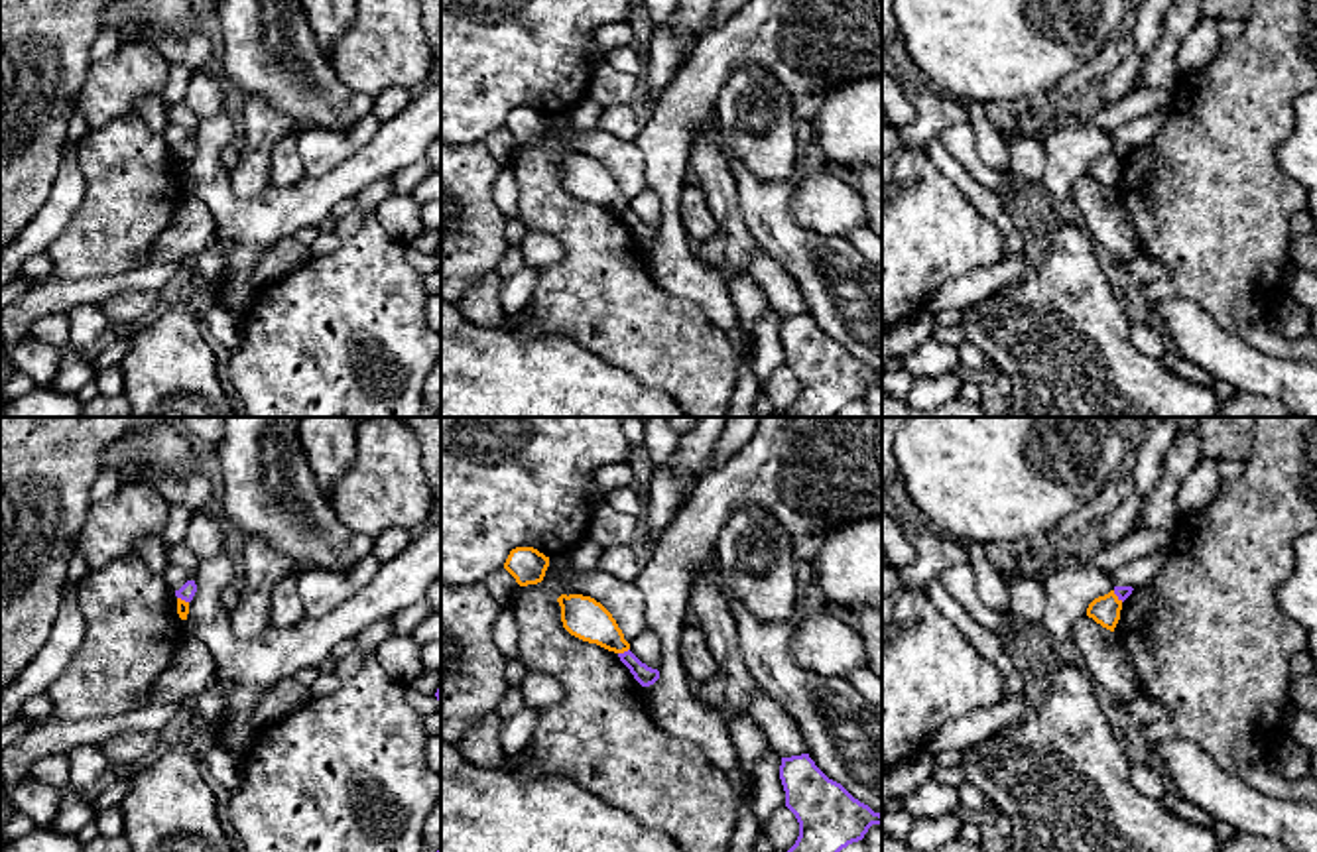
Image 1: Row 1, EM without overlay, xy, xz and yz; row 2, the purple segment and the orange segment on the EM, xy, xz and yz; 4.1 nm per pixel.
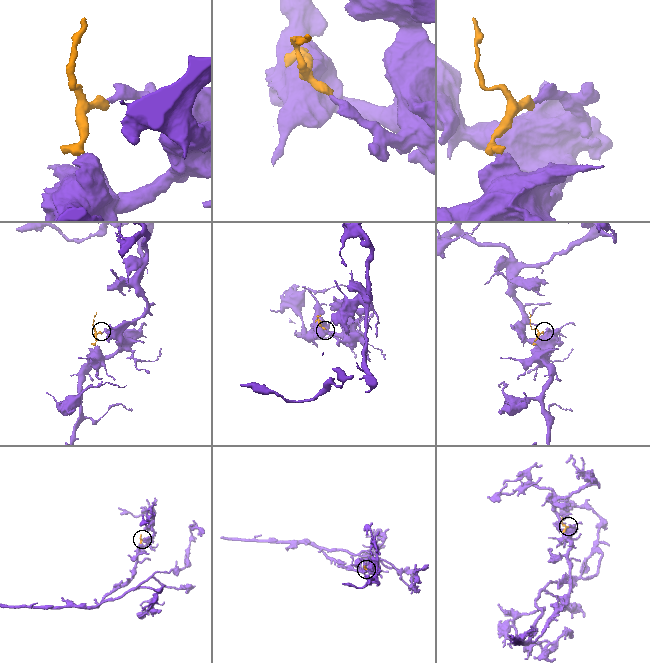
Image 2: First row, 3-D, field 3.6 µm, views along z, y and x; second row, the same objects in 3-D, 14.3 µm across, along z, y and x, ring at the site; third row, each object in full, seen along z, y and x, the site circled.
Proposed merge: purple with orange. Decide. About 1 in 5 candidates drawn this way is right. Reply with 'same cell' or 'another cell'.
another cell

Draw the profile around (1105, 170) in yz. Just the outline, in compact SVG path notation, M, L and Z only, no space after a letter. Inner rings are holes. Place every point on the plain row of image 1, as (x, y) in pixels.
M1110 150L1104 155L1095 157L1089 167L1087 175L1093 177L1102 187L1114 191L1120 179L1122 159Z

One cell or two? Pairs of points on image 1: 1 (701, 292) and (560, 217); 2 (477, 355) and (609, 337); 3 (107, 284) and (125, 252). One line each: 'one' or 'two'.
1: two
2: two
3: two

